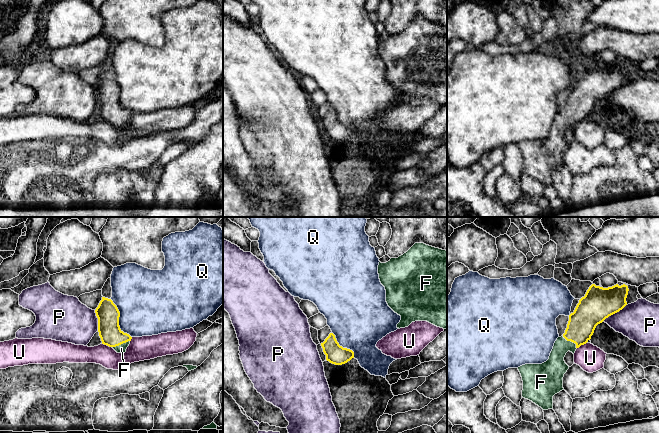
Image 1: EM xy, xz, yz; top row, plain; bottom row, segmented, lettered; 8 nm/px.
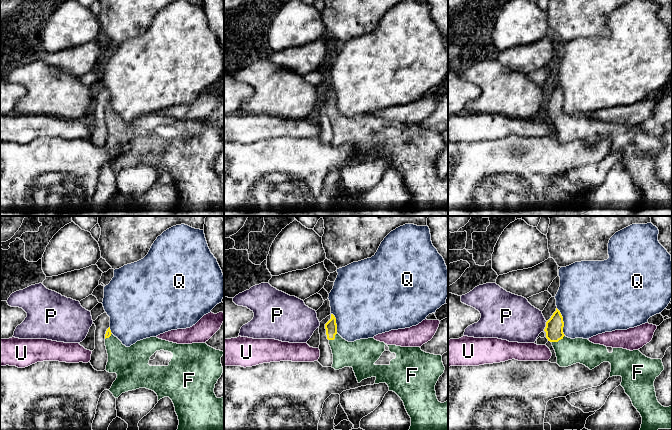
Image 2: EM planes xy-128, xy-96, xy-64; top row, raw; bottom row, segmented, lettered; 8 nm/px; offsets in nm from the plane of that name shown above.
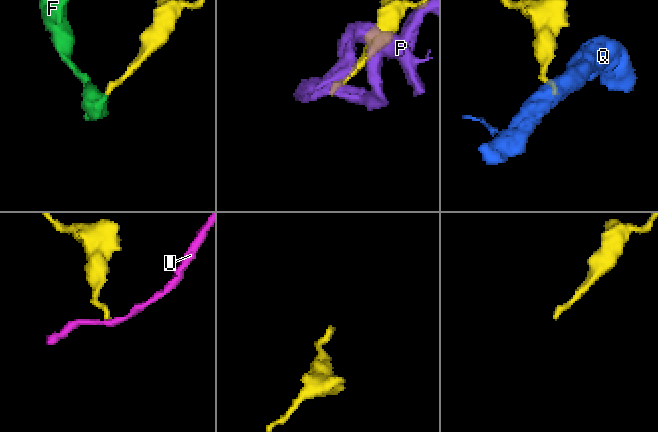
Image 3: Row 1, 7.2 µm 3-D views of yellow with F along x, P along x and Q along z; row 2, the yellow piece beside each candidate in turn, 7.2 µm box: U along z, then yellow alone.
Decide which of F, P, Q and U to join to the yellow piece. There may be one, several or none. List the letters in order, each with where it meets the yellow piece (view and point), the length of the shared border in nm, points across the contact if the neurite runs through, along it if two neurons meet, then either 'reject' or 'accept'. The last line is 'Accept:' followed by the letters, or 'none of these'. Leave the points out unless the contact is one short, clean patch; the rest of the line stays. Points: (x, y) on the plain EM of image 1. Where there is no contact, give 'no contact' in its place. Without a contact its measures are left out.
F: meets yellow in xy at (120, 120); contact 160 nm long; runs through xy (109, 106), (120, 120), (121, 124); accept
P: meets yellow in yz at (614, 89); contact 240 nm long; reject
Q: meets yellow in xy at (118, 95); contact 360 nm long; reject
U: meets yellow in xy at (107, 121); contact 90 nm long; border along xy (102, 119), (111, 123); reject
Accept: F

